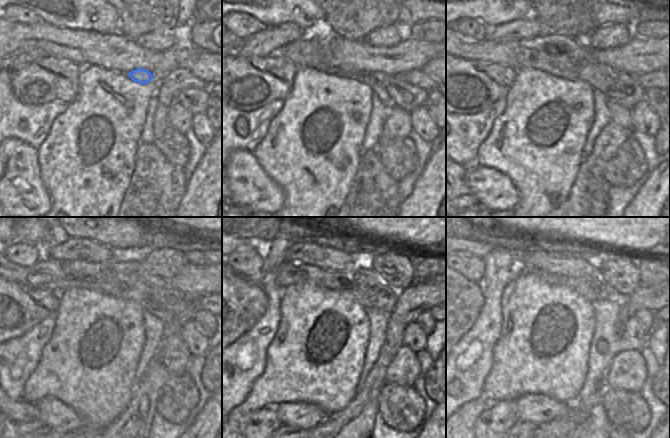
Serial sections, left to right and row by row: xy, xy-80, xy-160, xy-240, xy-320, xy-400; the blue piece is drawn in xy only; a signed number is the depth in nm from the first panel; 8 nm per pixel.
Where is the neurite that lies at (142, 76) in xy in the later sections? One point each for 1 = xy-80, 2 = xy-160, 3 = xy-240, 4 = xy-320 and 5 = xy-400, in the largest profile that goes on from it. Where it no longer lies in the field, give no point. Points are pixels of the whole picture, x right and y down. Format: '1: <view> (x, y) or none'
1: xy-80 (368, 79)
2: xy-160 (620, 115)
3: xy-240 (173, 354)
4: xy-320 (404, 368)
5: xy-400 (627, 370)

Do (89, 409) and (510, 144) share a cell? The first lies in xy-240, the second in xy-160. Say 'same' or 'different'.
same

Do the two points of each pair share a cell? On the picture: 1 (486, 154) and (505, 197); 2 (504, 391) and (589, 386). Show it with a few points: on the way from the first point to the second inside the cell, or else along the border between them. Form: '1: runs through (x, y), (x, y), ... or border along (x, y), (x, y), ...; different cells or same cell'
1: border along (475, 163), (503, 173), (513, 183); different cells
2: border along (587, 363), (585, 380), (576, 398), (569, 404); different cells

